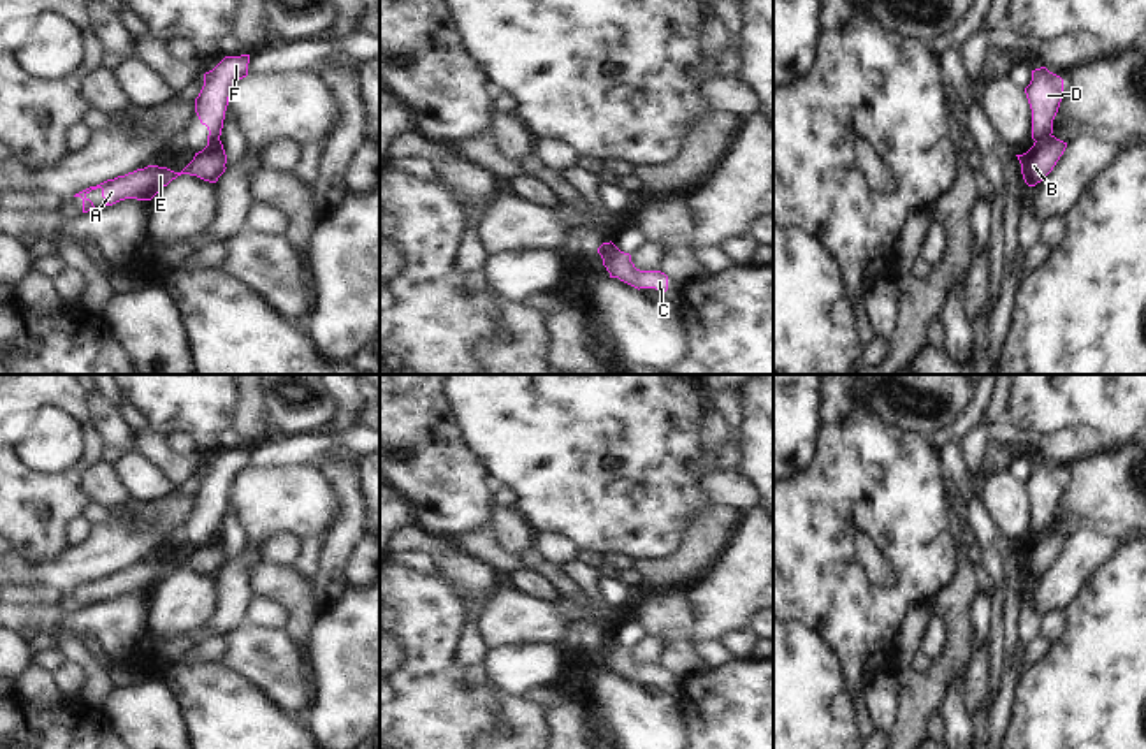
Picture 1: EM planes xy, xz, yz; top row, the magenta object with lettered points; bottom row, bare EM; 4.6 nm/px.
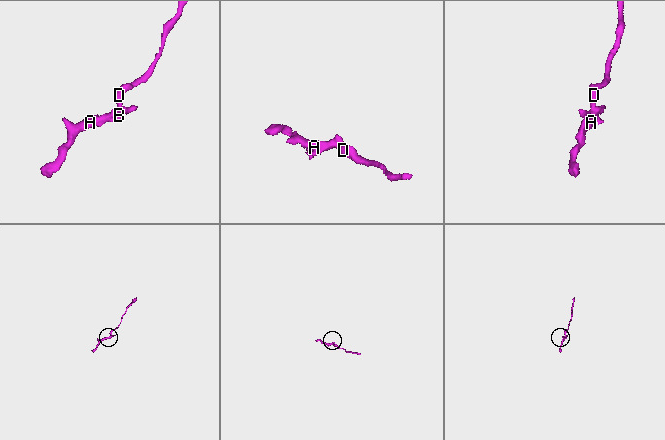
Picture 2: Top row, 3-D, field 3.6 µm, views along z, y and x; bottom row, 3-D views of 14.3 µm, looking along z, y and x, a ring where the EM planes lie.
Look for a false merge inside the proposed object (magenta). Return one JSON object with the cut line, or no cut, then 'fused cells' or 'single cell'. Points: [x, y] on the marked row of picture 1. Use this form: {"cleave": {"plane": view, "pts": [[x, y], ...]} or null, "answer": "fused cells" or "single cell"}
{"cleave": {"plane": "yz", "pts": [[1050, 134], [1036, 141]]}, "answer": "fused cells"}

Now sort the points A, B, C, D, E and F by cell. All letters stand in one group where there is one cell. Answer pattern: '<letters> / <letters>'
A B C E / D F

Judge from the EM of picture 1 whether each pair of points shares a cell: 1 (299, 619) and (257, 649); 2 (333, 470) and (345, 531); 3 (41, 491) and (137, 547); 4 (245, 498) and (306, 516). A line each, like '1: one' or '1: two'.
1: two
2: one
3: two
4: one

